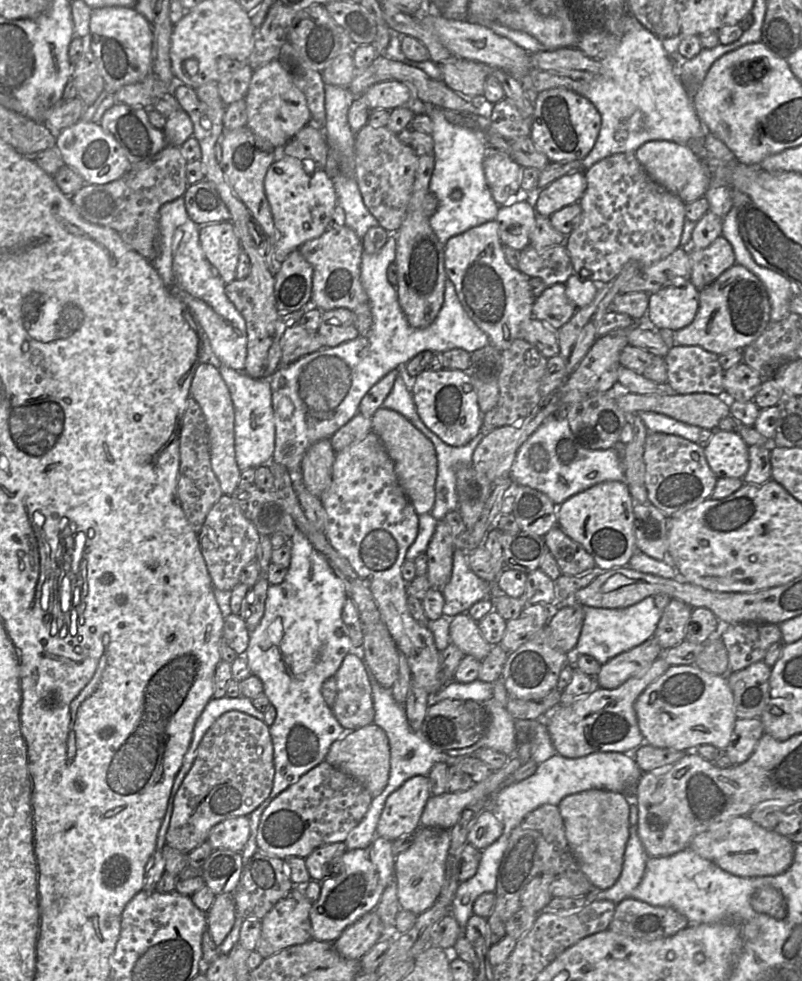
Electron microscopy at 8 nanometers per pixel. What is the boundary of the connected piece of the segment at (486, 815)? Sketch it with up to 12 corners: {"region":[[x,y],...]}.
{"region":[[491,809],[471,824],[467,843],[482,851],[502,833],[503,824]]}

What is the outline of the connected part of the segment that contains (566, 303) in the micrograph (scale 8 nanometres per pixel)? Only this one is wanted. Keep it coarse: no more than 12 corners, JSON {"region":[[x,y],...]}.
{"region":[[565,284],[548,286],[532,307],[533,318],[557,331],[577,311]]}

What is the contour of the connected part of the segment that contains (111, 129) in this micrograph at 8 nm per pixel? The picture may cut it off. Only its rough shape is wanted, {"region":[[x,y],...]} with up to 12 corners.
{"region":[[116,103],[99,123],[133,170],[167,146],[147,108]]}

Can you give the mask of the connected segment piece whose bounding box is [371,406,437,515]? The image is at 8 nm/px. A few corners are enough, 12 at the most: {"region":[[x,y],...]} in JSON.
{"region":[[399,412],[371,417],[418,515],[435,503],[432,442]]}

